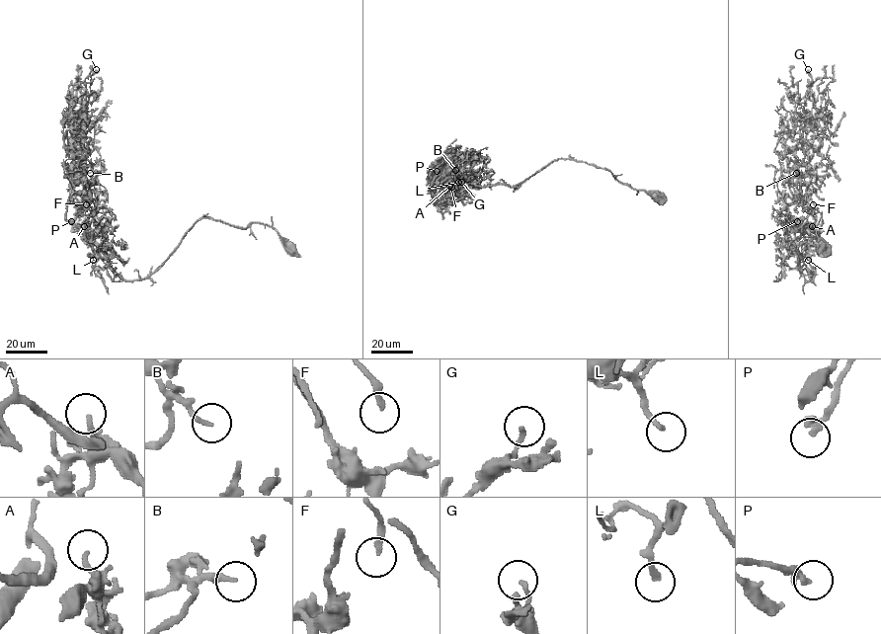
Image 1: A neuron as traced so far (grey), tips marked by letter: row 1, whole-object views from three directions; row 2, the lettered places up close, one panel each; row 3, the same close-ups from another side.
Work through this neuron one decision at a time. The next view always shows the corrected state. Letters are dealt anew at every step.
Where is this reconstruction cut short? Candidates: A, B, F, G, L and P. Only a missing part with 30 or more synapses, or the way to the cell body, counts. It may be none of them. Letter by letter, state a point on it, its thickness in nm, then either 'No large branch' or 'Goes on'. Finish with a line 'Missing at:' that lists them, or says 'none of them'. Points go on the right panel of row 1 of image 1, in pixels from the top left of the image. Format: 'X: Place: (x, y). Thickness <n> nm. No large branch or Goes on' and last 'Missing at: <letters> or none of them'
A: Place: (812, 226). Thickness 180 nm. No large branch
B: Place: (796, 173). Thickness 170 nm. Goes on
F: Place: (813, 204). Thickness 200 nm. No large branch
G: Place: (808, 69). Thickness 150 nm. No large branch
L: Place: (808, 260). Thickness 190 nm. Goes on
P: Place: (797, 221). Thickness 320 nm. Goes on
Missing at: B, L, P

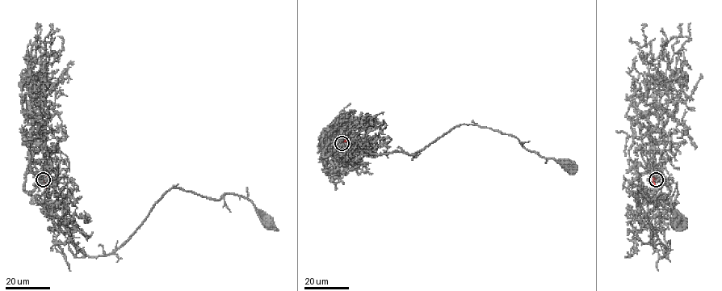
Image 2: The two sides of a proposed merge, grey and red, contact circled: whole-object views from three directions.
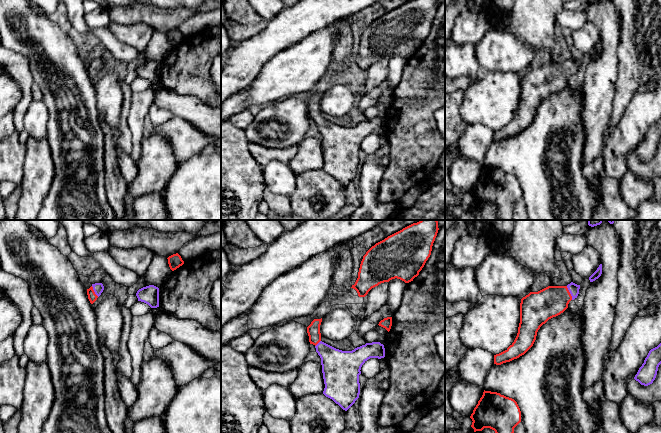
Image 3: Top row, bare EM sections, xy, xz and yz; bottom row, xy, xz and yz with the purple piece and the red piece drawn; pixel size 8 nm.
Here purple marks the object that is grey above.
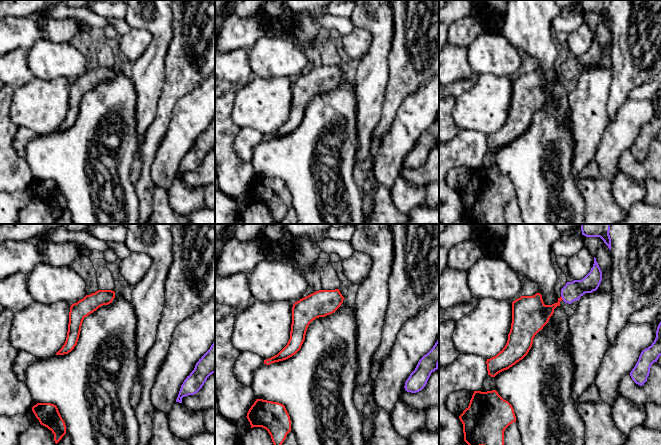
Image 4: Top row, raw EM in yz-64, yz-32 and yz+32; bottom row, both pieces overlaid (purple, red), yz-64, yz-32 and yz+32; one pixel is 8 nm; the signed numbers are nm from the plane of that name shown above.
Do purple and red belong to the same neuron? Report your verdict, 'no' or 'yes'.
yes

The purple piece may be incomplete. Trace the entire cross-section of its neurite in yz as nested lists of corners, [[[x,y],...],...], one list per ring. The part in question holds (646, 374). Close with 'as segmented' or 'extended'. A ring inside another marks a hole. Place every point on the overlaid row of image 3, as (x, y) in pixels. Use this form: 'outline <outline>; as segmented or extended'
outline [[[661,343],[651,349],[639,368],[634,379],[641,385],[648,386],[653,383],[656,378],[658,367],[661,364]]]; as segmented

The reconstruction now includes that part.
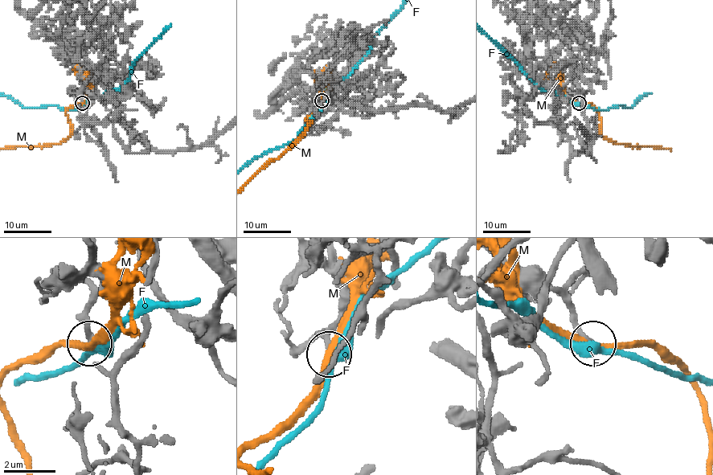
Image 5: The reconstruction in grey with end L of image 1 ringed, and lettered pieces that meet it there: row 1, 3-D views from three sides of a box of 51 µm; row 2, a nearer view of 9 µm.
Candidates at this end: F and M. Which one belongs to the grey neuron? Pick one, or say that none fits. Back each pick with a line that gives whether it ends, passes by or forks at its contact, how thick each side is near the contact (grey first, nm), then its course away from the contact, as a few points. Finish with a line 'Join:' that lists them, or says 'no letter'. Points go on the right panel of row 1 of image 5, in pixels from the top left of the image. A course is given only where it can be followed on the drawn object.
Join: no letter

